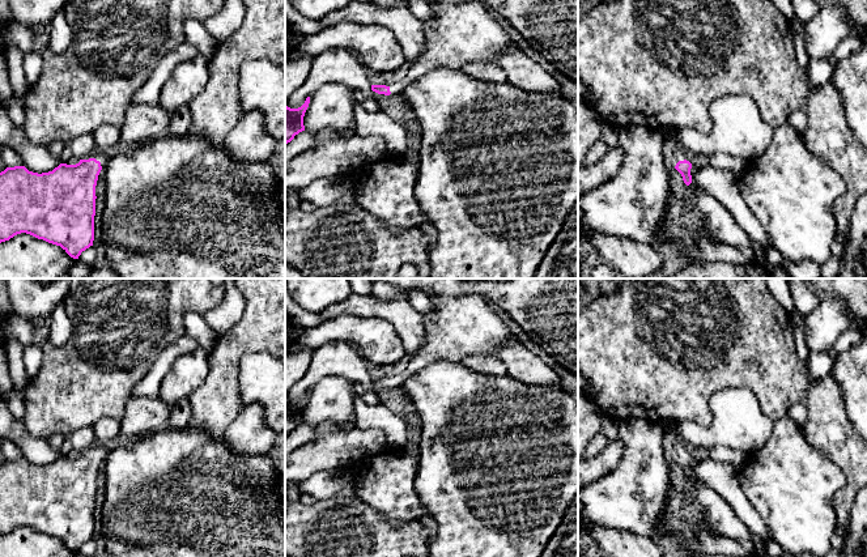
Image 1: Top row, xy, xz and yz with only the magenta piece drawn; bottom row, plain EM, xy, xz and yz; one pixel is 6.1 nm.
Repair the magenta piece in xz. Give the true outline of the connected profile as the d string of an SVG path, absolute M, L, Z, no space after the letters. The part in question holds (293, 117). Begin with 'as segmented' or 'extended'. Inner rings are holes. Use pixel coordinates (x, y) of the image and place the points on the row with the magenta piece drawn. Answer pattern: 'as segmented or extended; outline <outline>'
as segmented; outline M310 97L298 109L290 109L285 105L285 144L290 143L296 135L305 131L303 116L309 107Z

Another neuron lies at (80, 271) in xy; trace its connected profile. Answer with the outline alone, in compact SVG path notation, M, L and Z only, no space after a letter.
M78 259L76 260L76 265L71 271L71 276L73 278L86 278L90 273L90 267L88 267L85 263L81 263Z

